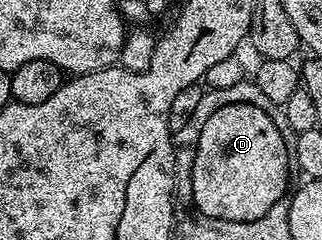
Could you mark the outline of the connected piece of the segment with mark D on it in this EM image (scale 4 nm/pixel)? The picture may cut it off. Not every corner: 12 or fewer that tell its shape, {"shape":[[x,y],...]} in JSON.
{"shape":[[221,107],[192,157],[192,204],[259,219],[286,196],[287,147],[259,107]]}

